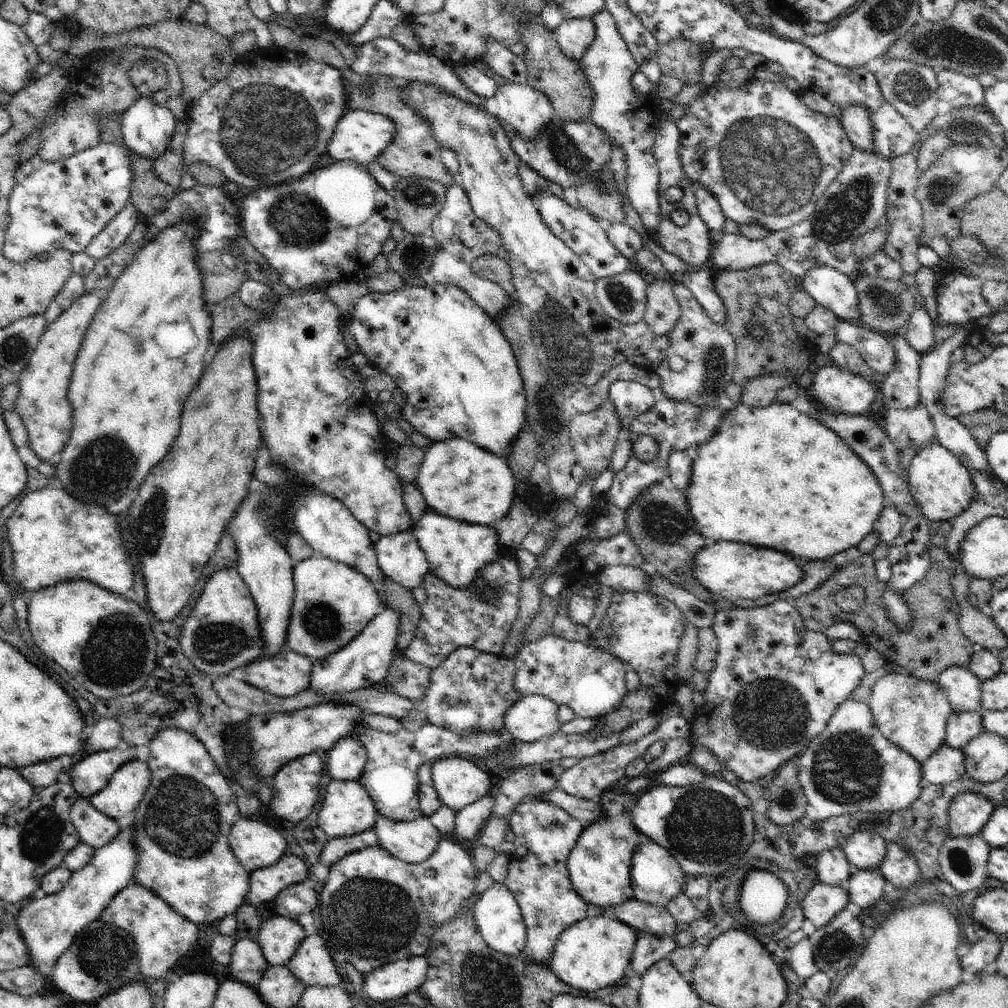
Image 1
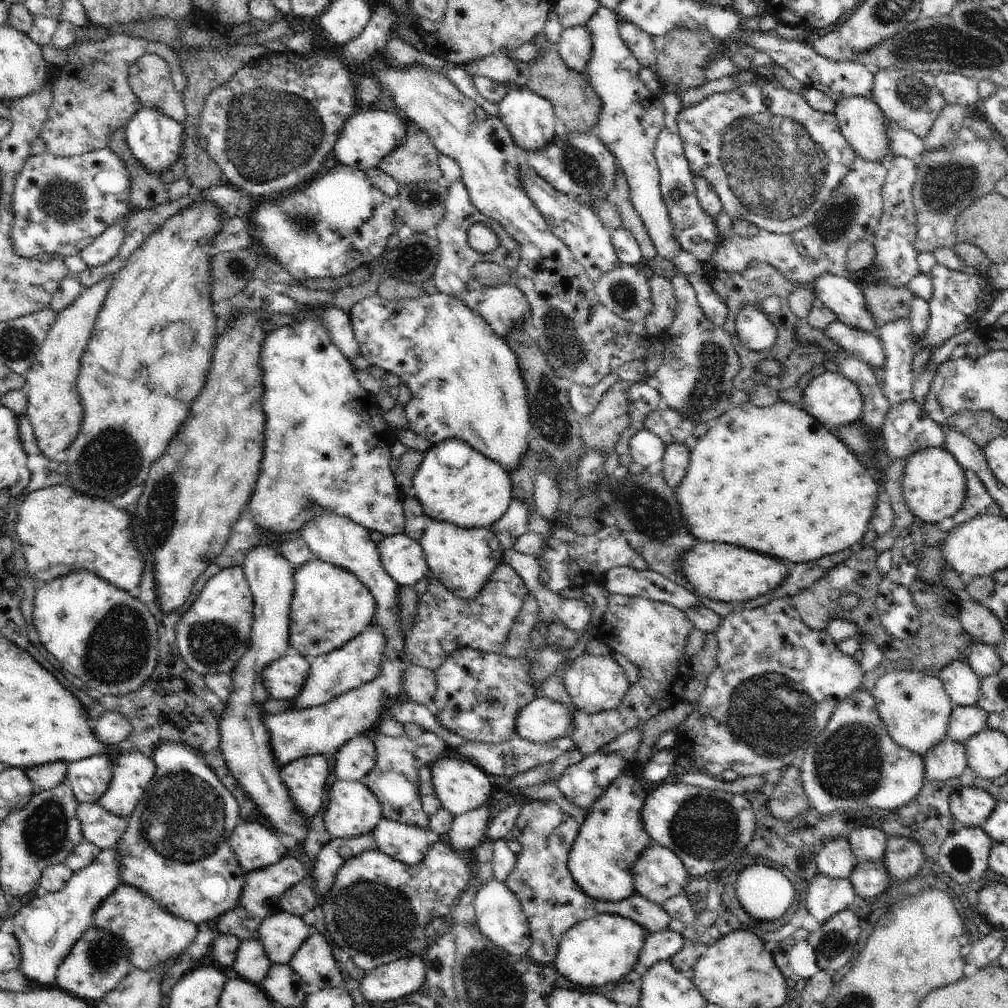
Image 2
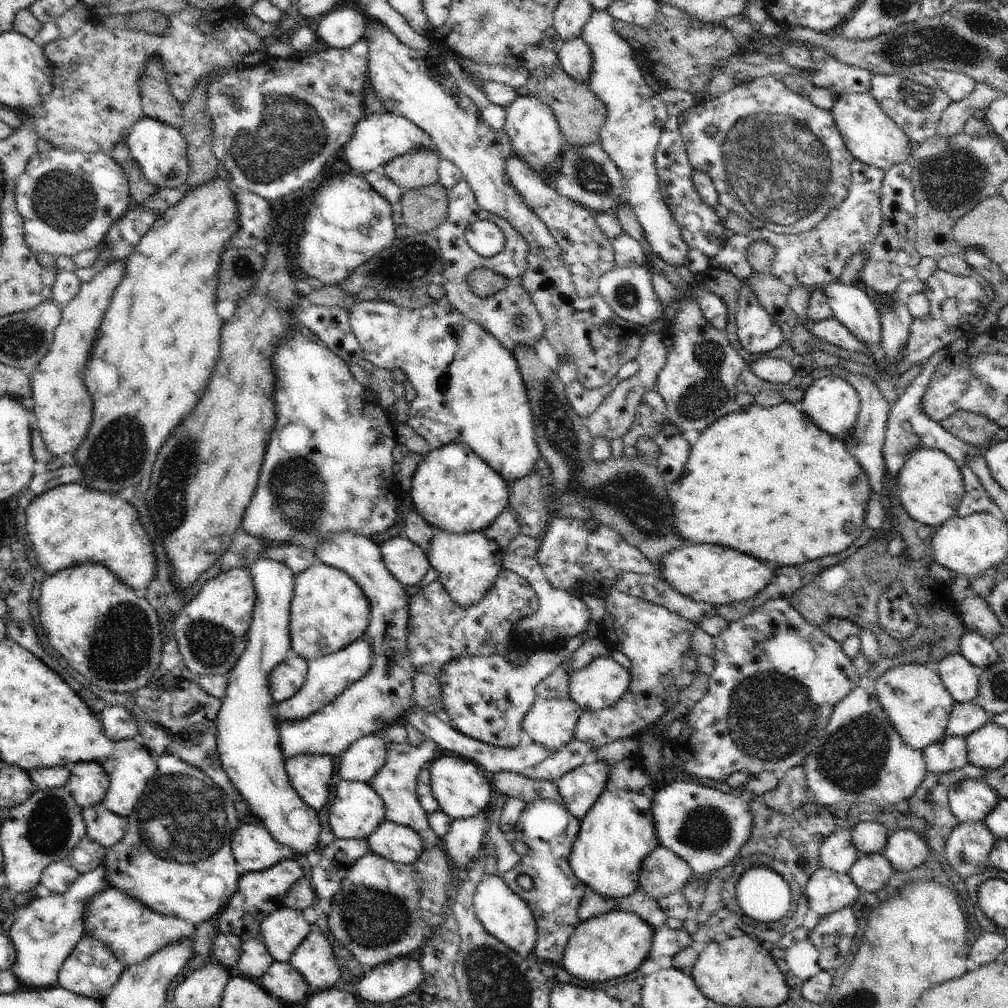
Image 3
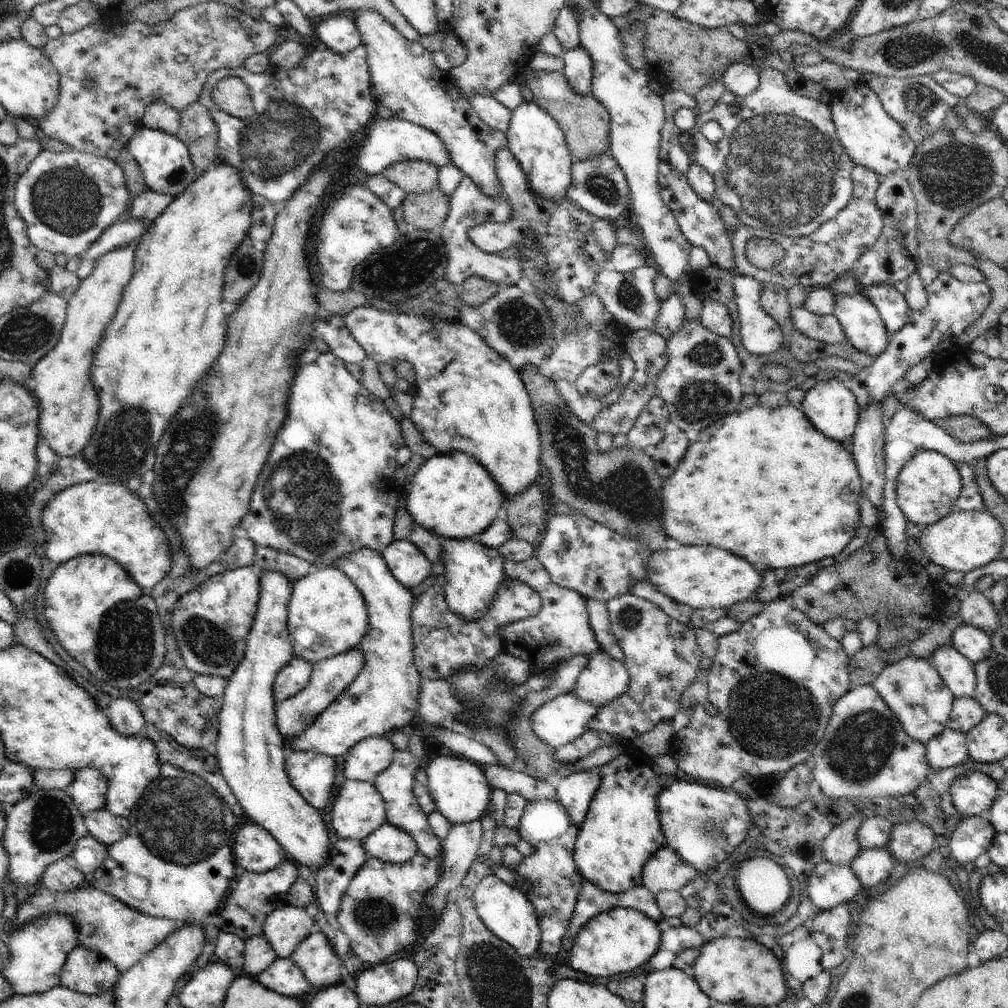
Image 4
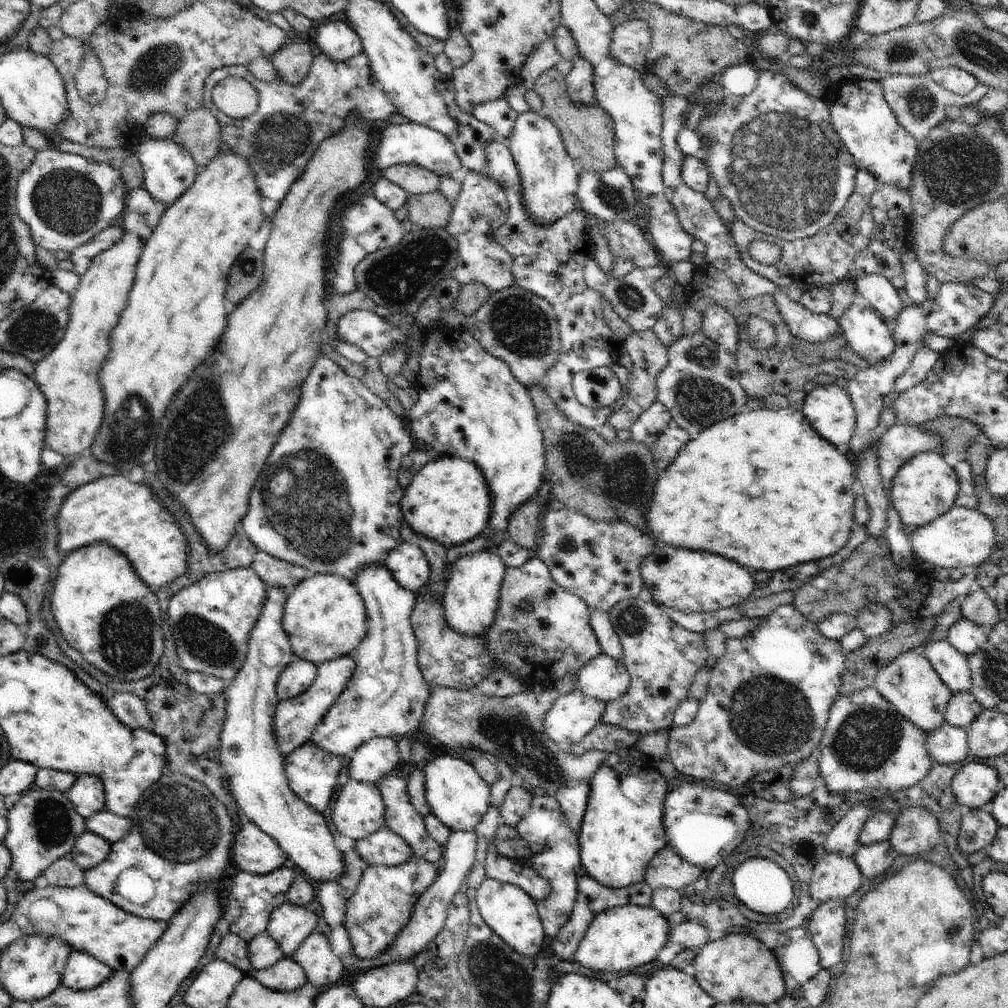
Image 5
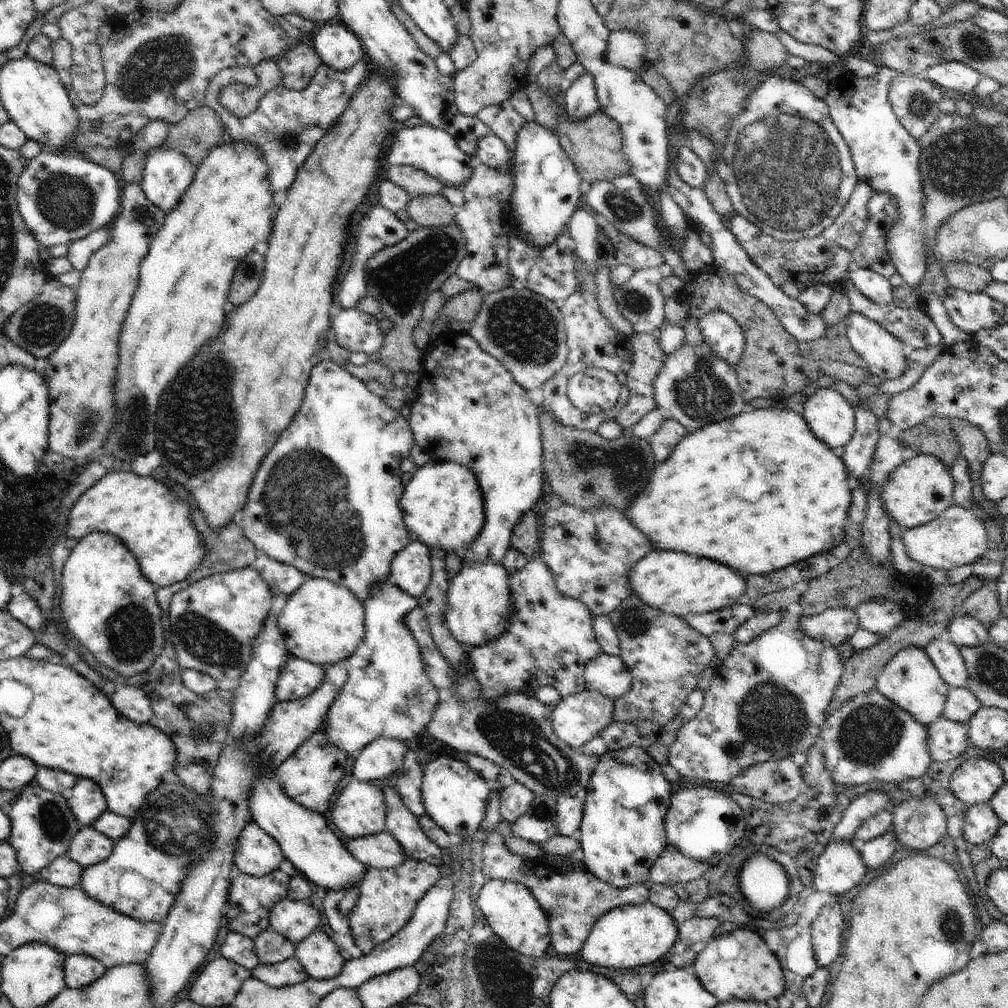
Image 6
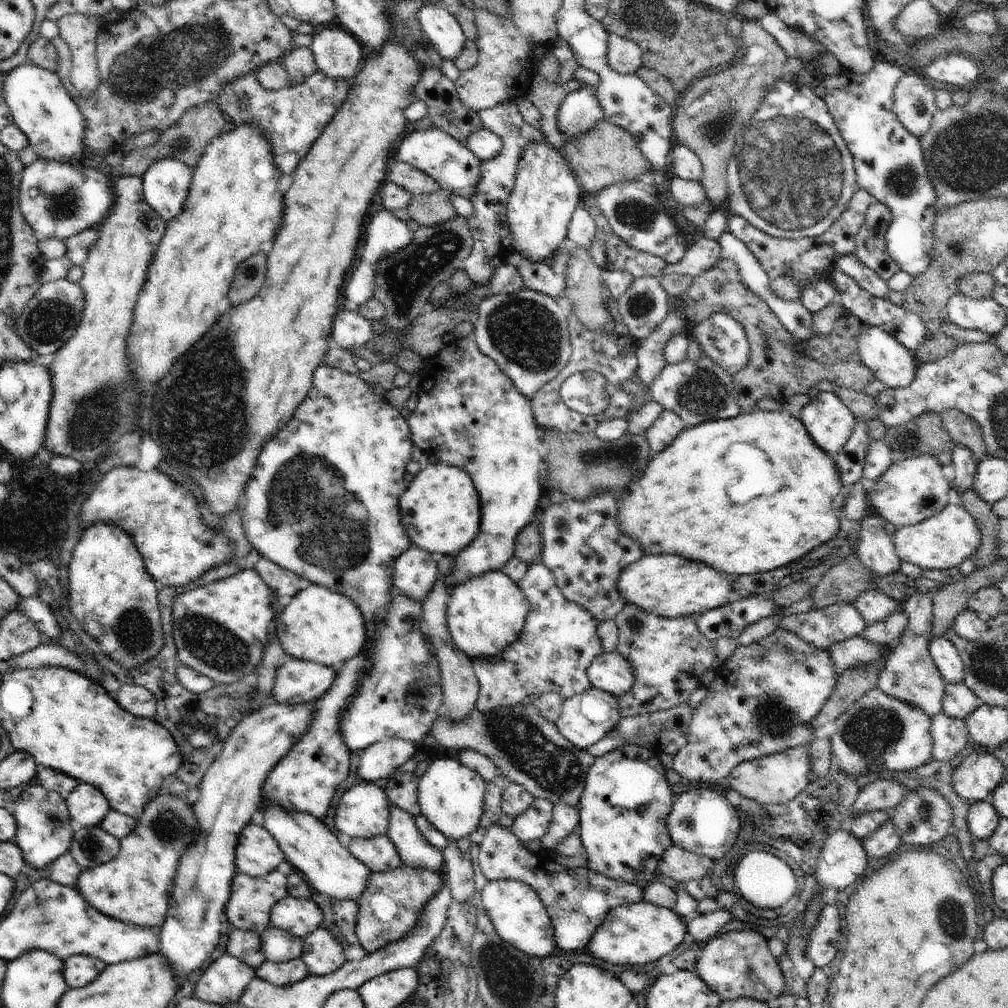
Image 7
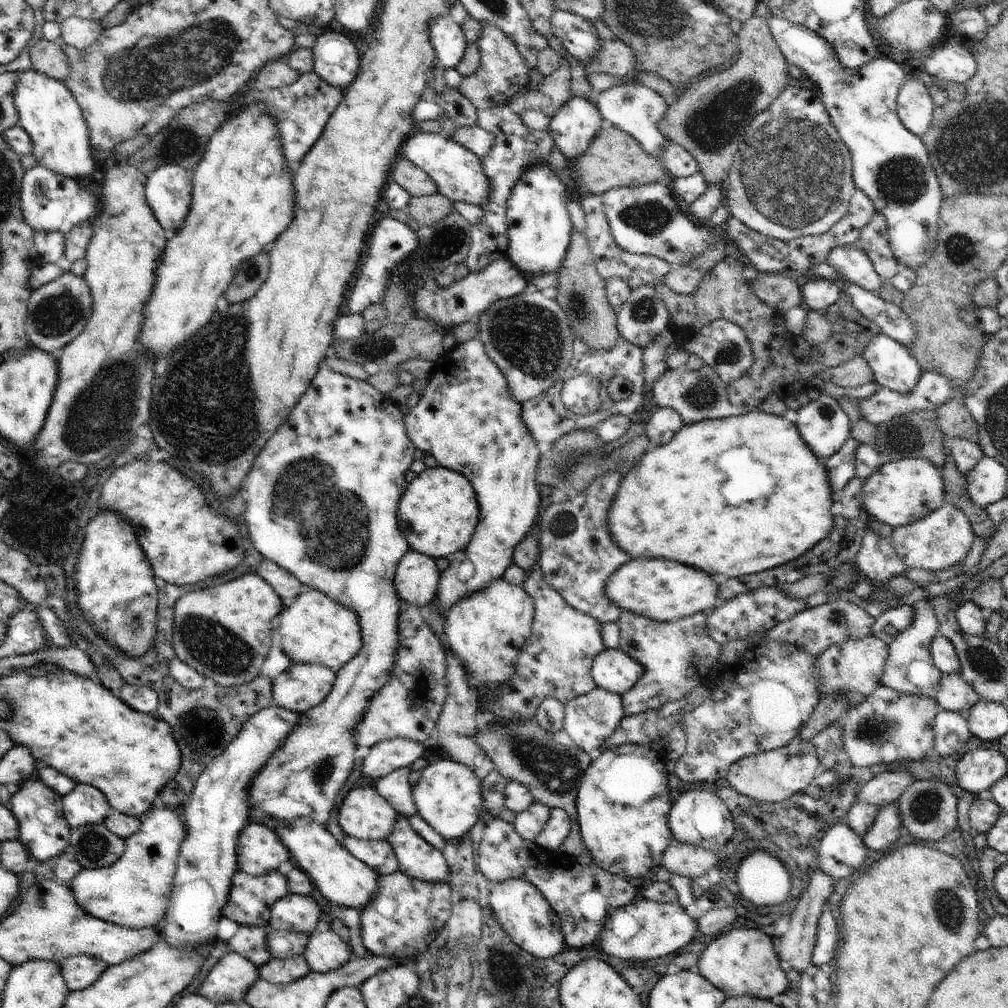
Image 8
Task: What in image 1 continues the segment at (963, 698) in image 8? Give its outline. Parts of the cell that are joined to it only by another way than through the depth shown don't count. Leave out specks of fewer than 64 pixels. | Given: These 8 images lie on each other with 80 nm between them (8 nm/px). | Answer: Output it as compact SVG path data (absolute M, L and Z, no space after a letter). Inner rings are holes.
M983 710L954 711L948 719L944 743L963 749L965 744L983 731L983 713Z

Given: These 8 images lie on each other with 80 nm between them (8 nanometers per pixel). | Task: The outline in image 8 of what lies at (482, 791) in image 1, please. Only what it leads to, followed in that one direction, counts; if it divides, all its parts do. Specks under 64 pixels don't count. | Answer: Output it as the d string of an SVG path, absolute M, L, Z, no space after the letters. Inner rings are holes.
M443 759L435 764L422 764L421 776L412 787L417 814L447 841L462 838L470 833L483 811L481 784L476 773L462 763Z

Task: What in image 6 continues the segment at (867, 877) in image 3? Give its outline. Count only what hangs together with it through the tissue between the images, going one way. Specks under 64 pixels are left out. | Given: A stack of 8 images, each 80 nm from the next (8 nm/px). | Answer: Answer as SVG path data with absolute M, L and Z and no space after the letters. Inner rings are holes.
M889 826L880 836L859 844L859 848L867 870L872 870L888 862L892 854L900 848L900 844L896 840L893 826Z

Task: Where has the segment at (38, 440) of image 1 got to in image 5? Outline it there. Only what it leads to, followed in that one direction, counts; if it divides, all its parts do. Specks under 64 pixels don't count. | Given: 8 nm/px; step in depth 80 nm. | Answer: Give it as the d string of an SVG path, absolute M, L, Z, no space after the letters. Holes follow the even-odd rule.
M144 188L127 192L124 212L118 221L123 230L120 240L91 260L88 270L81 276L78 288L72 293L69 323L62 340L46 358L36 364L35 371L31 374L31 377L40 385L47 400L45 446L64 457L78 458L87 453L102 426L104 392L100 386L100 370L110 354L110 334L112 334L112 328L118 324L122 310L128 304L128 292L132 290L132 284L135 281L134 272L136 272L143 248L166 209L164 203L154 200Z

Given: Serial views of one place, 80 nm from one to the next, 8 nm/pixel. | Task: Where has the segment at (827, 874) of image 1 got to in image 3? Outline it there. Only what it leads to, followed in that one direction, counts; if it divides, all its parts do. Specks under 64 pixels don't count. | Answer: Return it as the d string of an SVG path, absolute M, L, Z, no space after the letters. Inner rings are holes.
M849 828L833 832L819 847L819 866L837 873L848 873L859 857L859 850L853 845L853 830Z

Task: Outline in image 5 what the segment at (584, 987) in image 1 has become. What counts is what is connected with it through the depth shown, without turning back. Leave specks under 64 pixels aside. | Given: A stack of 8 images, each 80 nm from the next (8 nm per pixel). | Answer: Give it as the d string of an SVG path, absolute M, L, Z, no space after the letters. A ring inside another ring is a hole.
M626 904L593 918L575 952L574 961L592 970L620 972L652 962L669 941L669 920L656 908Z

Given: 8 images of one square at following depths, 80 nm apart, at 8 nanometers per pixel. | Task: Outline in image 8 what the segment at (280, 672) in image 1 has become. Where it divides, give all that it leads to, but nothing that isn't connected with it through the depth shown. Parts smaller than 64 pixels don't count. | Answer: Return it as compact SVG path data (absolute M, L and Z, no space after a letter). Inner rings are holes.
M291 662L273 679L274 705L304 715L324 702L334 686L337 673L331 668Z

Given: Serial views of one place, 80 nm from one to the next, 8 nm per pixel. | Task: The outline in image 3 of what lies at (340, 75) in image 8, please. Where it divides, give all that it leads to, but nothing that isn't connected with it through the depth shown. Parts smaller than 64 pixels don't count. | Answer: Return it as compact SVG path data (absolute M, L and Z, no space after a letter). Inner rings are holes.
M348 2L318 19L316 32L329 48L347 49L365 36L367 24L366 16L357 10L356 4Z

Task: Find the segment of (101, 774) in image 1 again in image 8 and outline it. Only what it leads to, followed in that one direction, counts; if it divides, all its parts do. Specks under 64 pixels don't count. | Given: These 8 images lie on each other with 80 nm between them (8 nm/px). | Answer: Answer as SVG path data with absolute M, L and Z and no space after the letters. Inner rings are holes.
M79 783L70 794L63 796L62 804L64 818L71 829L102 824L112 810L100 790L84 783Z

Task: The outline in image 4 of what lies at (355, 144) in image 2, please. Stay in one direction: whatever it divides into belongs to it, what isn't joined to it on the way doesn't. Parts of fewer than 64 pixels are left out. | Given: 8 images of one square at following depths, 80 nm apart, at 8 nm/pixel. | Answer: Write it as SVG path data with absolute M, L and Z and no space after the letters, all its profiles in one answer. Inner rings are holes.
M373 119L364 128L364 136L364 144L358 146L356 152L356 164L370 175L379 175L390 165L404 161L424 161L436 165L438 169L453 164L448 149L435 132L406 119Z

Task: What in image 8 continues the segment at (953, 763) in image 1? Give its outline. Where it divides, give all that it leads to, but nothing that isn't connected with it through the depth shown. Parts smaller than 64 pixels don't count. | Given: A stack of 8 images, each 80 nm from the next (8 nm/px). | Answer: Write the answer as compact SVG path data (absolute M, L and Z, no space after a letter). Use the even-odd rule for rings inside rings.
M942 710L934 719L935 743L933 752L938 756L948 756L962 752L962 746L973 736L966 715Z

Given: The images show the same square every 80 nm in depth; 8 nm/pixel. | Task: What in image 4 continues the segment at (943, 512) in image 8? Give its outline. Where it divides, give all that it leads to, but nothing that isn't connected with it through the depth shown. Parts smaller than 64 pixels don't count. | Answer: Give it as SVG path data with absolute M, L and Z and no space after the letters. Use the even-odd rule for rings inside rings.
M954 509L948 516L927 526L916 540L930 562L942 566L946 571L960 571L964 574L990 564L1004 544L1002 525L995 516L986 511L960 509Z

